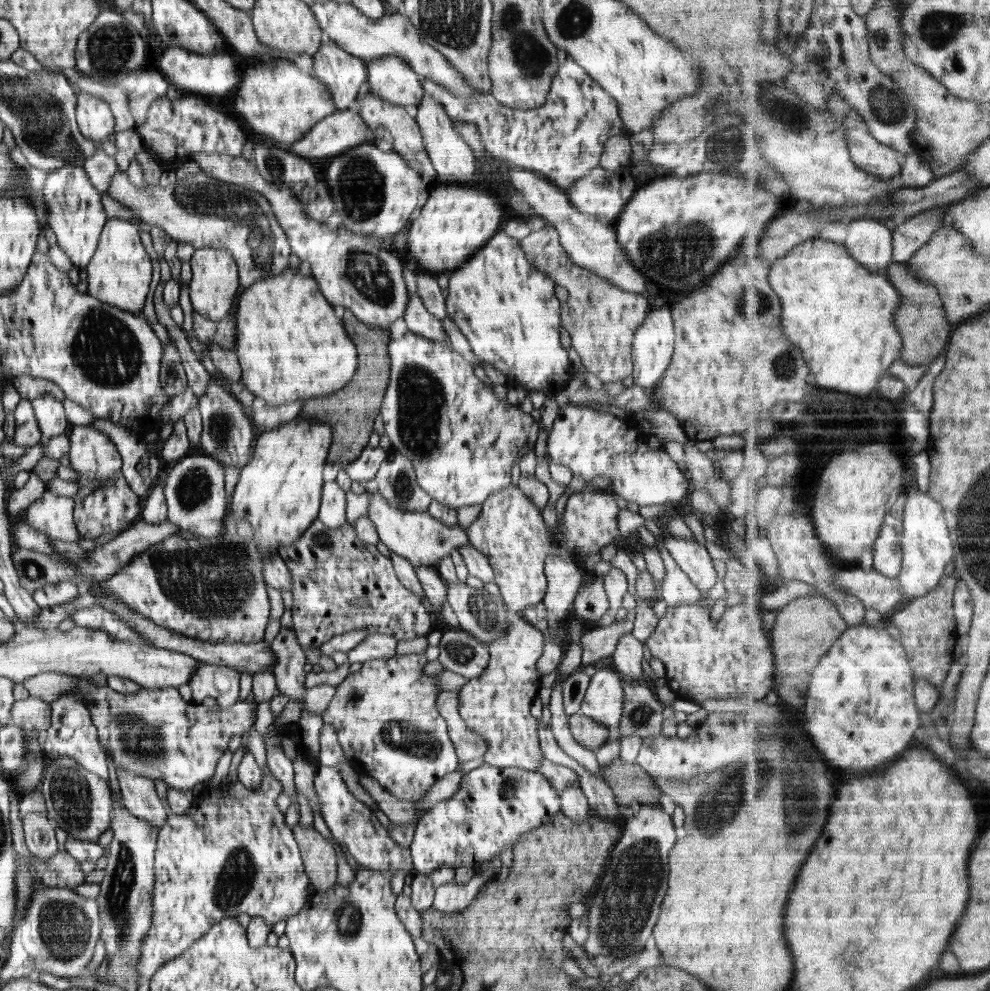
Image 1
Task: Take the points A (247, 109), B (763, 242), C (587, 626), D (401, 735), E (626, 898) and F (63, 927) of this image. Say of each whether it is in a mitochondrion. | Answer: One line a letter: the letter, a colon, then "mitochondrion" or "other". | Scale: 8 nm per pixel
A: other
B: other
C: other
D: mitochondrion
E: mitochondrion
F: mitochondrion

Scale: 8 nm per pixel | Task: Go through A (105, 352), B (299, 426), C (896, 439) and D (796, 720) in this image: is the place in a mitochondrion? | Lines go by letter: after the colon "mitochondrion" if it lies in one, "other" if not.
A: mitochondrion
B: other
C: other
D: other

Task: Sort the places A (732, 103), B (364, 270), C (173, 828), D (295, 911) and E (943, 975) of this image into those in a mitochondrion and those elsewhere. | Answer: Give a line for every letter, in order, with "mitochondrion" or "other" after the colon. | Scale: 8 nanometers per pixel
A: mitochondrion
B: mitochondrion
C: other
D: other
E: other

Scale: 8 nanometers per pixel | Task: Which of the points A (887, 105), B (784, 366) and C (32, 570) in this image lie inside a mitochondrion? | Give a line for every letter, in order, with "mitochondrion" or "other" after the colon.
A: mitochondrion
B: mitochondrion
C: mitochondrion

